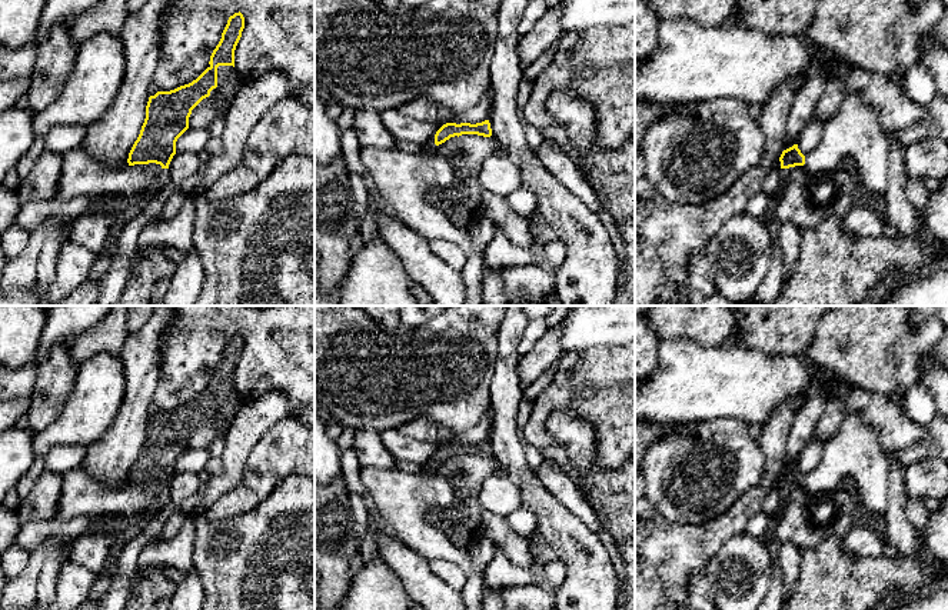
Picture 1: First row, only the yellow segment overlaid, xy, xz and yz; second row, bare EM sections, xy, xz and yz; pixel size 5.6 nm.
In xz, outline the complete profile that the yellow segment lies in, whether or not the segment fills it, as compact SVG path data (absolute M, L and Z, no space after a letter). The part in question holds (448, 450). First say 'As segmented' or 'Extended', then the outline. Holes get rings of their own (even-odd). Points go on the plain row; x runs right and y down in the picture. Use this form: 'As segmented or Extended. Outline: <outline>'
Extended. Outline: M489 440L482 443L470 444L470 443L446 443L439 446L438 450L423 463L420 464L422 474L432 476L436 473L439 464L445 463L450 457L462 456L462 454L478 454L483 457L492 456L492 449Z

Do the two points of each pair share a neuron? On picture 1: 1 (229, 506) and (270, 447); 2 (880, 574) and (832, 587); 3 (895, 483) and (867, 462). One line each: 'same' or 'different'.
1: same
2: same
3: different

